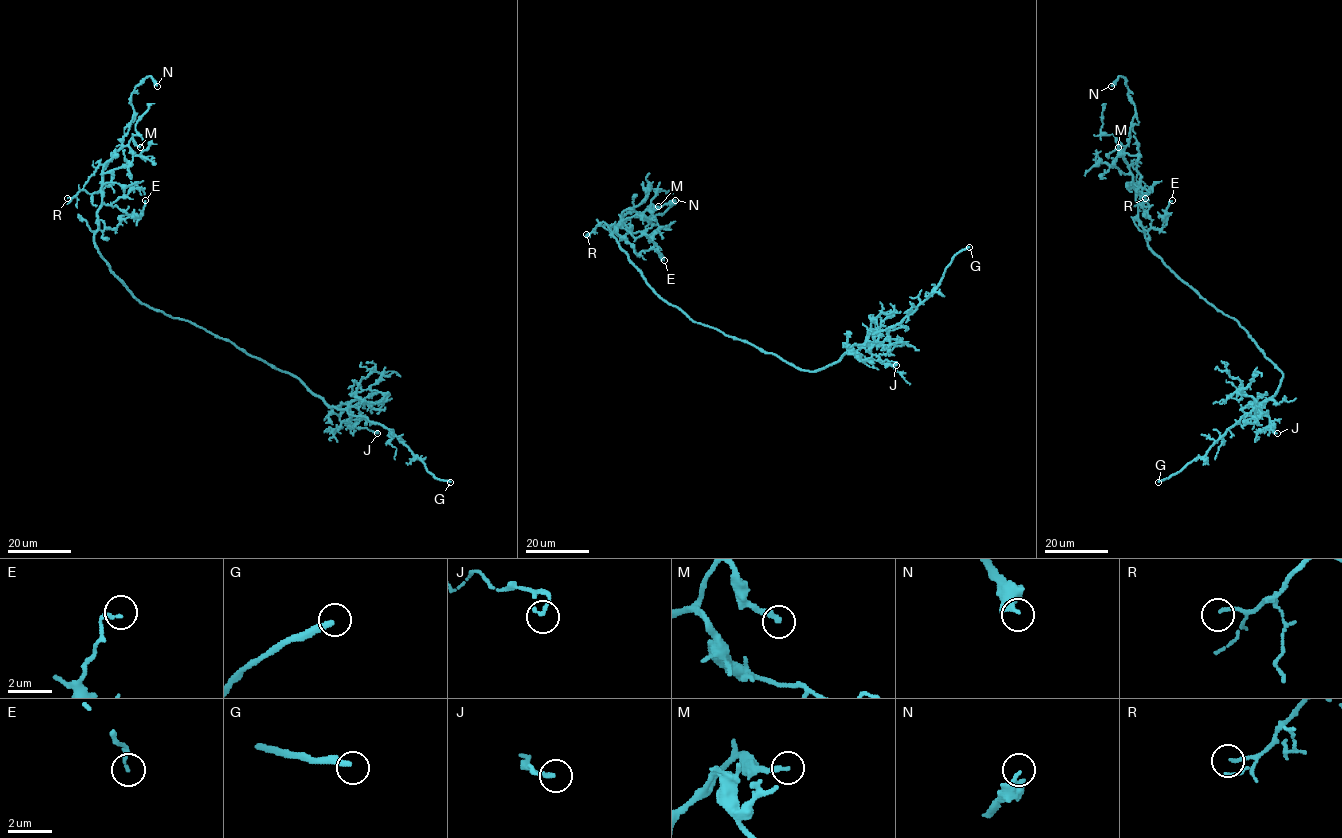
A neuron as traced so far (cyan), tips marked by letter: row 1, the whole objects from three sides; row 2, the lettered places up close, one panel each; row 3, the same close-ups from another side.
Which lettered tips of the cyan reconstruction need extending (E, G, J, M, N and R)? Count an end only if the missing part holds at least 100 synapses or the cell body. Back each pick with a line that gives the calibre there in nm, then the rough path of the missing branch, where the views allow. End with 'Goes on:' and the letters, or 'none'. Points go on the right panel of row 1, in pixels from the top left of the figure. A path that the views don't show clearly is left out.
G: 280 nm thick
Goes on: G

